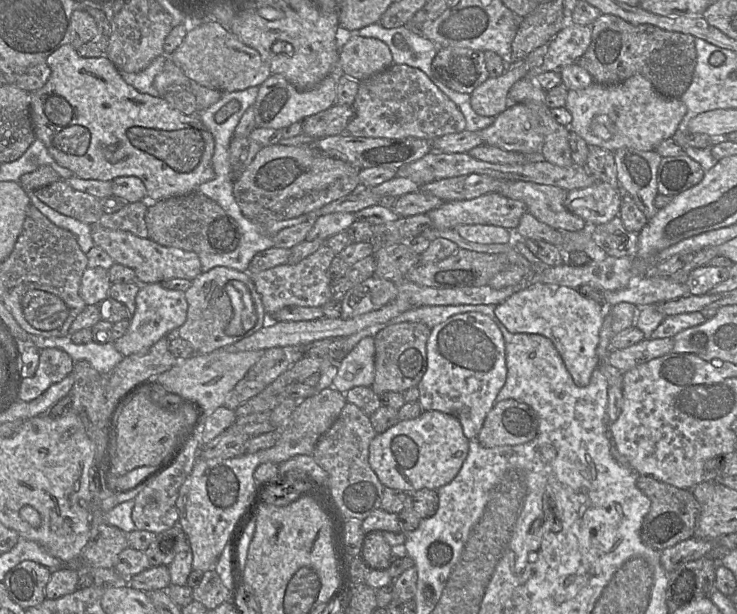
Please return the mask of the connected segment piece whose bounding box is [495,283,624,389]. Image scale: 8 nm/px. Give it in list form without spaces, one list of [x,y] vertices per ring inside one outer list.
[[[538,283],[514,293],[502,303],[496,305],[495,314],[507,330],[512,333],[541,334],[549,338],[560,353],[577,386],[587,386],[593,371],[599,367],[607,379],[608,386],[617,386],[622,389],[624,373],[613,367],[607,361],[601,361],[597,355],[605,308],[605,306],[583,296],[578,289]]]

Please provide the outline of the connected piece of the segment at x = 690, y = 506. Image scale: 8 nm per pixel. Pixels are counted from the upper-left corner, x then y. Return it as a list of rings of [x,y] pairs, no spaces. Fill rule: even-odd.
[[[638,475],[636,485],[651,502],[640,528],[640,537],[645,545],[662,552],[694,535],[700,515],[700,505],[691,490],[679,489],[645,475]]]

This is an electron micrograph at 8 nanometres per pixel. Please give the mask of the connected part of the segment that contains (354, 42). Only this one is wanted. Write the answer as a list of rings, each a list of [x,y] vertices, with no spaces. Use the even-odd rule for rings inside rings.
[[[350,36],[339,52],[343,75],[359,82],[392,66],[389,47],[377,38]]]

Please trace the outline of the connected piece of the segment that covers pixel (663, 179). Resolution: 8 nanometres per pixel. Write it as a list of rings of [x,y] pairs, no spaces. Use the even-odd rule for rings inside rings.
[[[686,154],[664,157],[658,167],[658,191],[674,197],[700,183],[704,175],[703,167]]]

